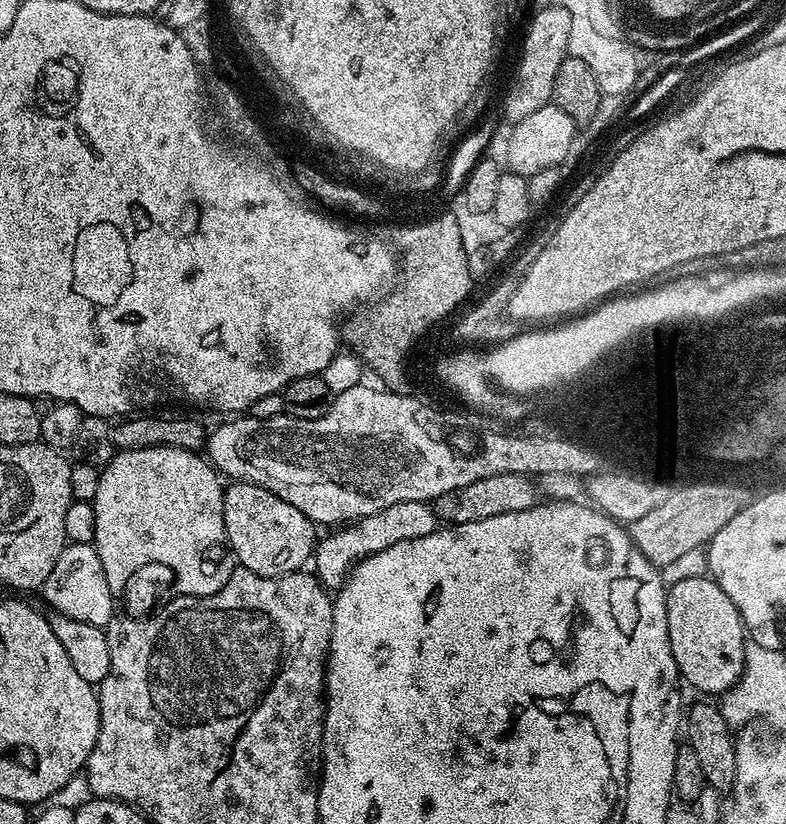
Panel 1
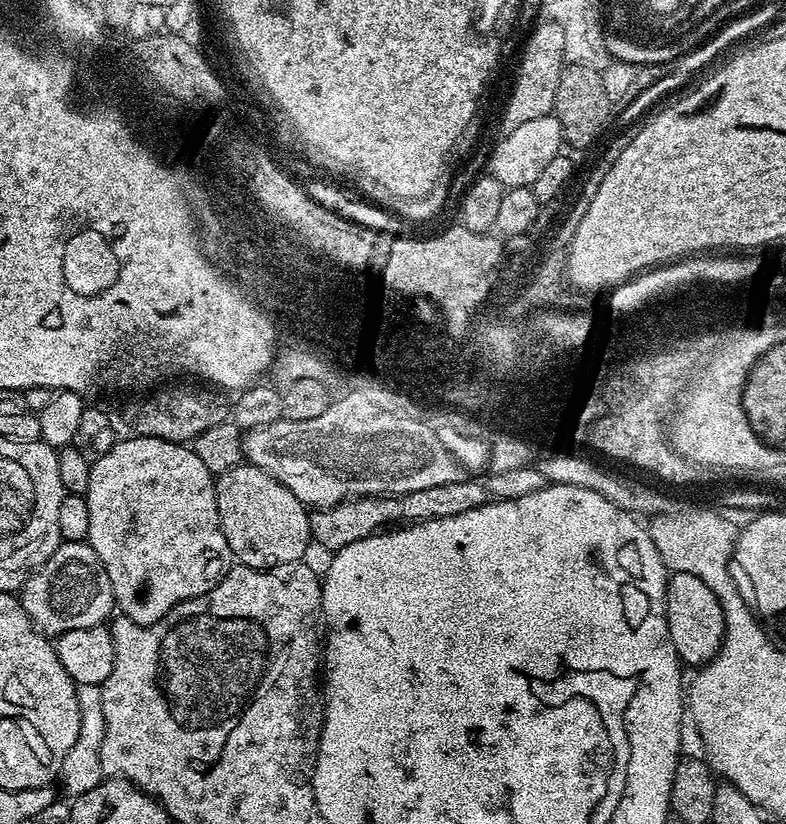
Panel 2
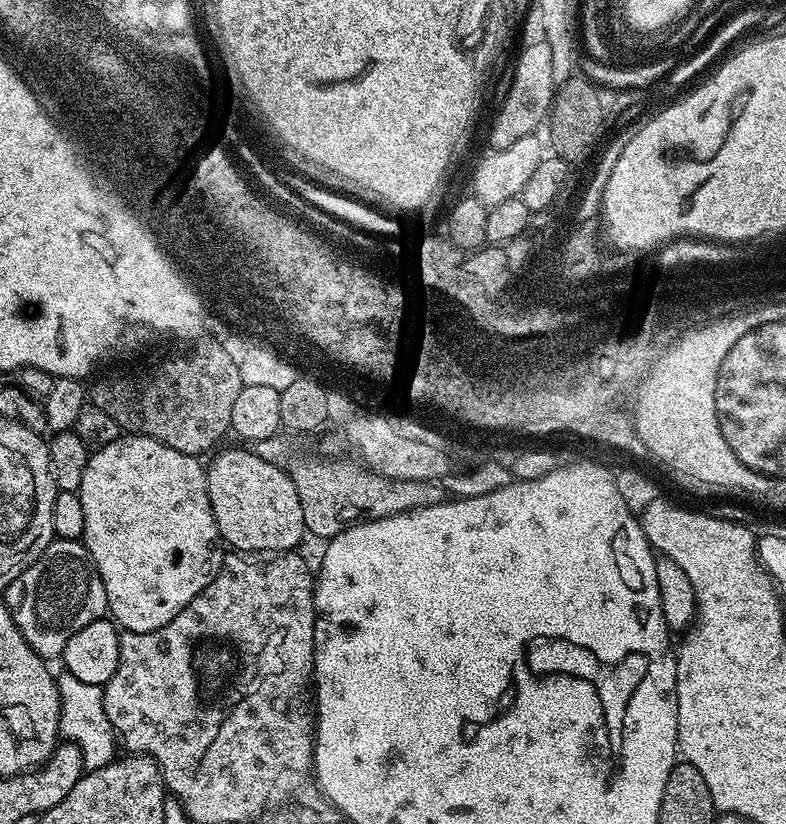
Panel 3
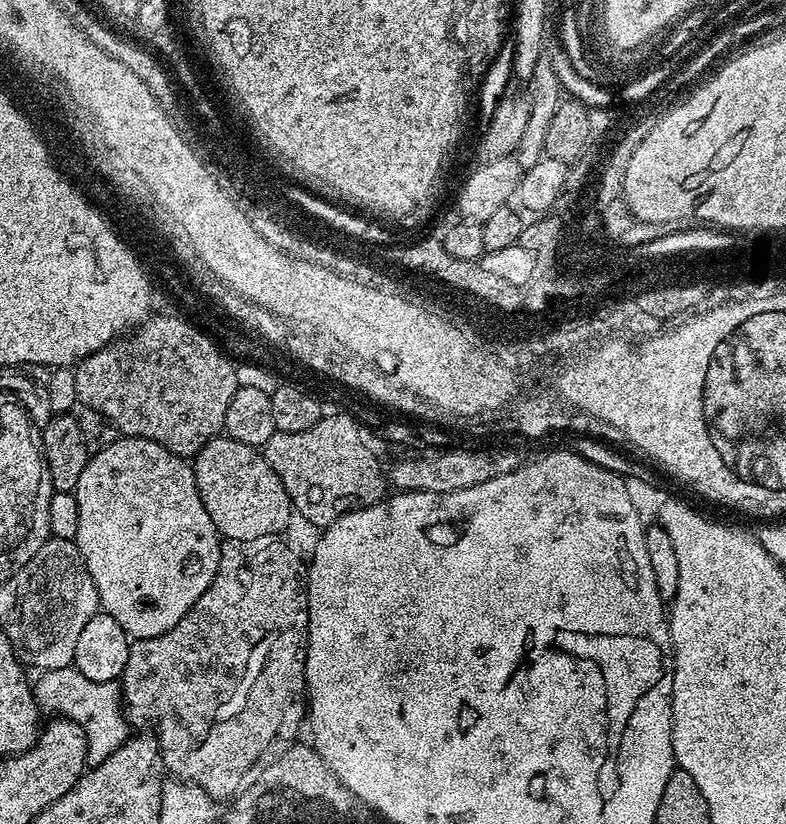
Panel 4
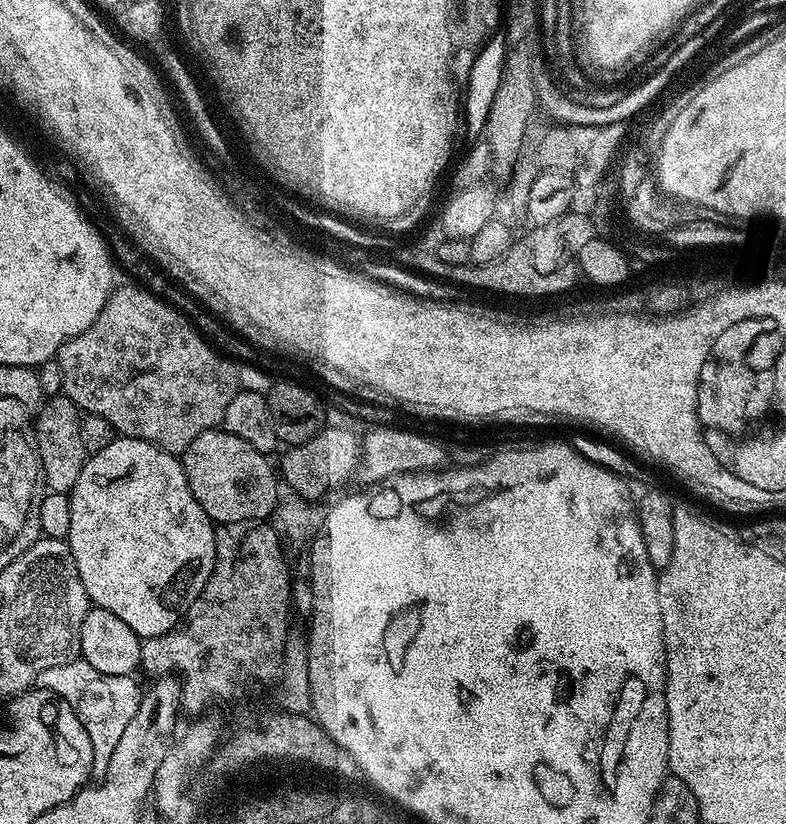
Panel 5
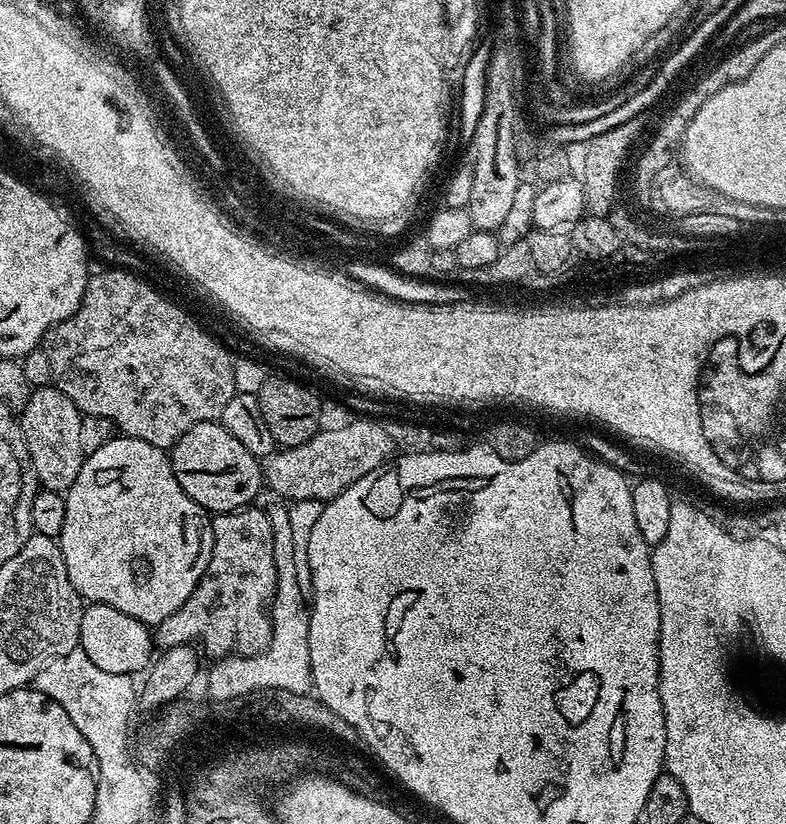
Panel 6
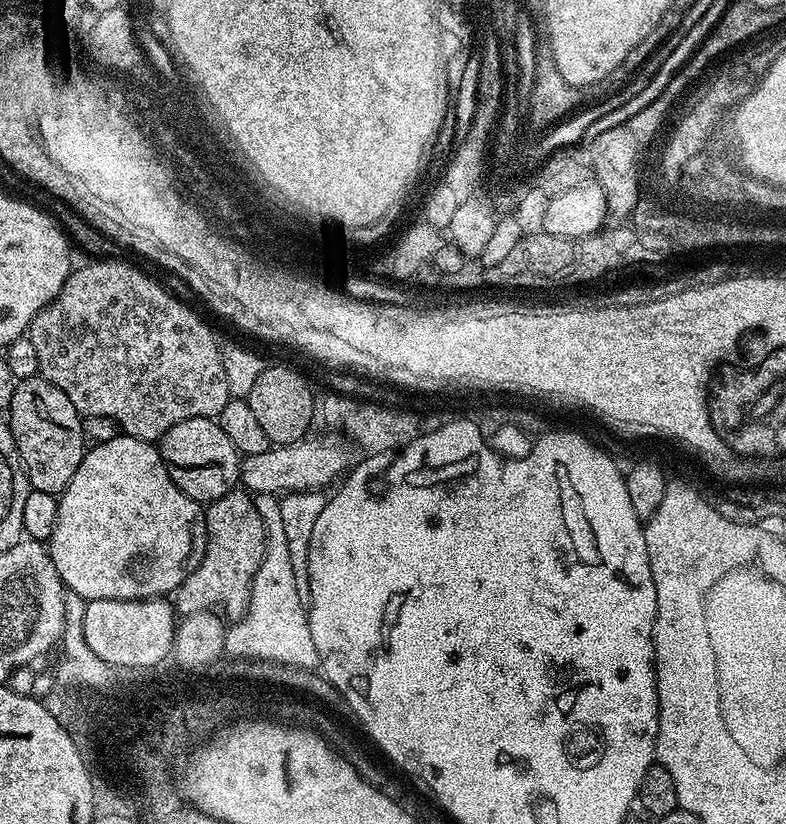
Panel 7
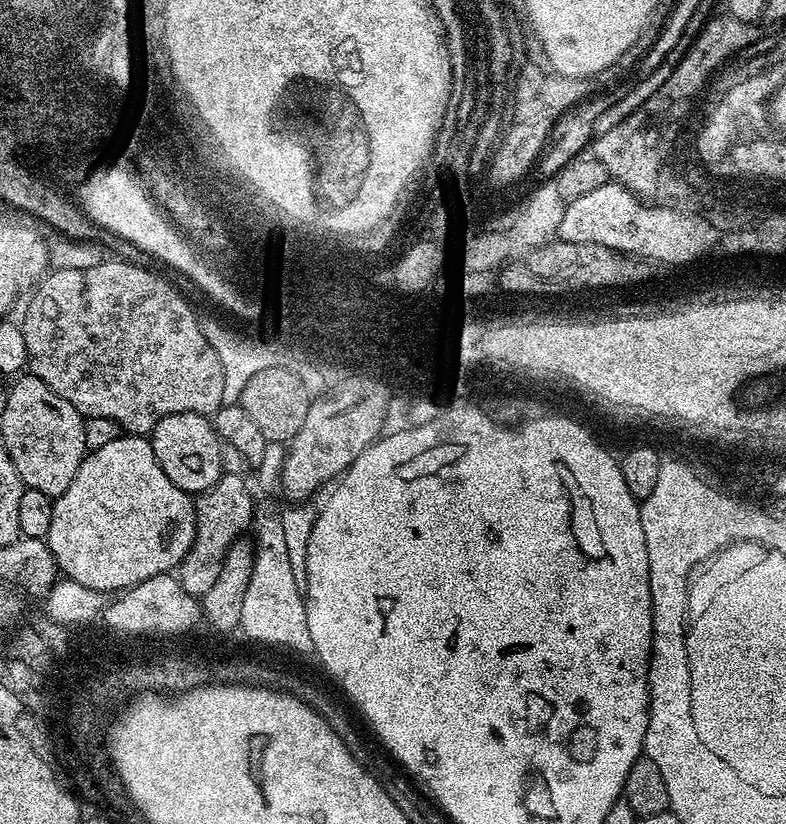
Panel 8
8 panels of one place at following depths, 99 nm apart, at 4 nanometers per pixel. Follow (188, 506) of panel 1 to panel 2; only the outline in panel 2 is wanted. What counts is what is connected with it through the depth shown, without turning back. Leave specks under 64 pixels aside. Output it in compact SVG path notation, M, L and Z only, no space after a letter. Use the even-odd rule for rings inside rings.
M129 435L129 440L117 439L114 447L106 454L95 457L91 461L90 486L86 493L86 499L90 506L90 534L87 543L91 544L98 558L103 562L107 577L110 578L111 590L115 596L117 611L133 621L136 625L148 627L157 624L164 619L166 613L171 612L184 600L193 600L196 596L206 594L218 581L233 567L234 557L230 546L226 542L226 534L220 529L218 518L218 502L216 501L216 482L210 470L202 463L202 458L192 452L191 447L183 444L175 444L162 438L153 436Z

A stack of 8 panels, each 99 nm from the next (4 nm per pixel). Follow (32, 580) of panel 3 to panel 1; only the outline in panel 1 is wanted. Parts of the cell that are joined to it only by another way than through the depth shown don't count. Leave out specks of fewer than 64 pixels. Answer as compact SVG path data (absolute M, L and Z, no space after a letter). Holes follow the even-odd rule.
M68 544L64 547L58 562L54 562L54 570L50 570L50 578L46 578L42 595L55 615L90 622L90 626L107 629L114 615L114 597L107 586L106 570L102 570L102 562L92 544Z

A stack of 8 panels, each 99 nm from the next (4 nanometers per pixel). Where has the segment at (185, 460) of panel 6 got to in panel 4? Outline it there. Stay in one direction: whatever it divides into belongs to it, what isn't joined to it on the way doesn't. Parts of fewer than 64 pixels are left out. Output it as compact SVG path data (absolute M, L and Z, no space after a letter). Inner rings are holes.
M227 434L215 436L194 458L196 469L196 485L202 498L202 506L206 506L206 514L210 514L210 522L214 522L217 532L224 540L253 540L263 536L280 536L287 530L287 524L294 513L292 499L288 496L286 486L274 474L270 462L266 462L263 451L246 446L246 442L232 440Z

